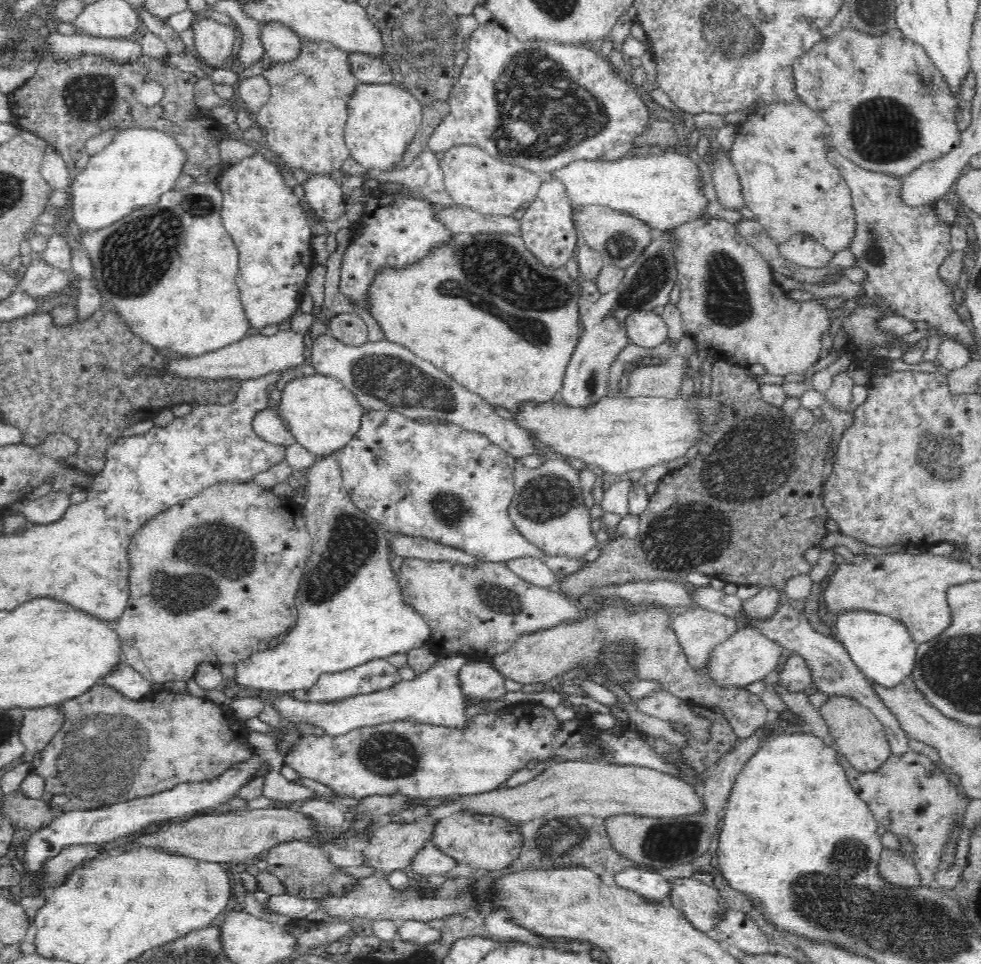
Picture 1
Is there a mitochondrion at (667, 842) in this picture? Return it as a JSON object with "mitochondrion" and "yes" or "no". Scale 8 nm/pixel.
{"mitochondrion":"yes"}

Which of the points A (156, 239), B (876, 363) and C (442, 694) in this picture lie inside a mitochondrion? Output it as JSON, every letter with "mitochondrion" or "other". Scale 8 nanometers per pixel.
{"A":"mitochondrion","B":"other","C":"other"}

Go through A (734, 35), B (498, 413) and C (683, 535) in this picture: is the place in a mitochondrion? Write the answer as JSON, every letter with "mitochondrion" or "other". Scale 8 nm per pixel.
{"A":"mitochondrion","B":"other","C":"mitochondrion"}

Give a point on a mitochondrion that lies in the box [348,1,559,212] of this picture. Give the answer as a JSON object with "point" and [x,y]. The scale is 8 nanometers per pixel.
{"point":[428,40]}

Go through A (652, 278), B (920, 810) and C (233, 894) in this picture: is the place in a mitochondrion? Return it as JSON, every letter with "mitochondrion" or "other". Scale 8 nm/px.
{"A":"mitochondrion","B":"other","C":"other"}

